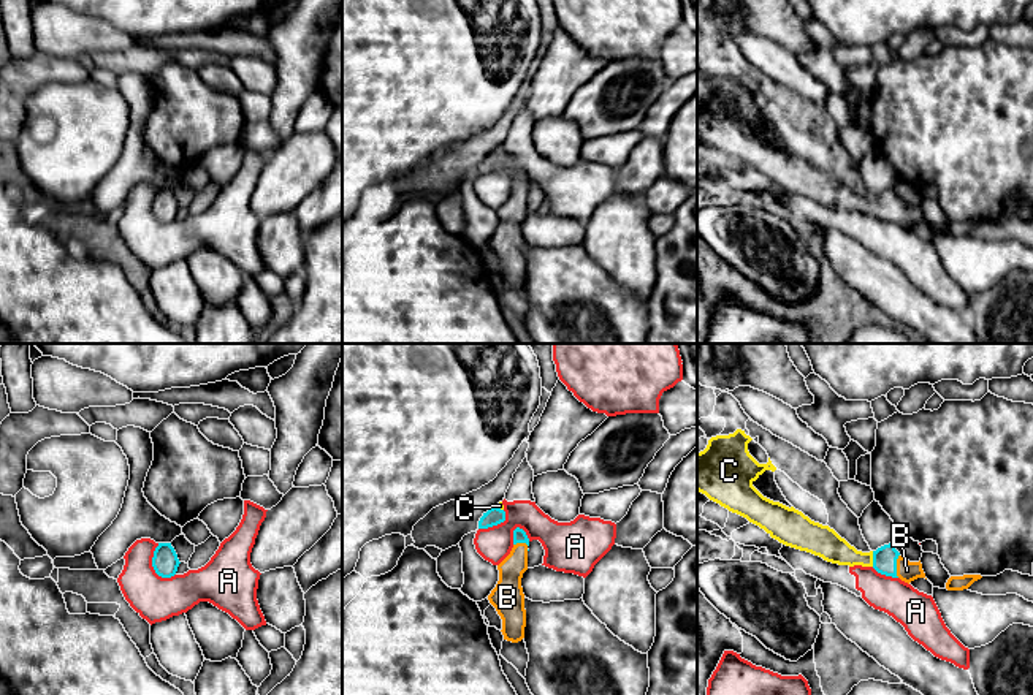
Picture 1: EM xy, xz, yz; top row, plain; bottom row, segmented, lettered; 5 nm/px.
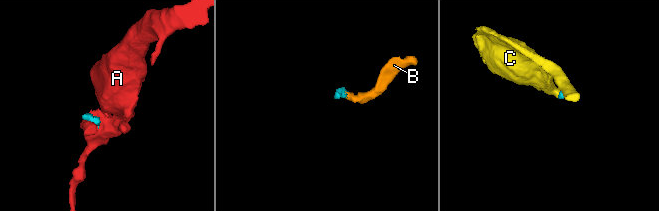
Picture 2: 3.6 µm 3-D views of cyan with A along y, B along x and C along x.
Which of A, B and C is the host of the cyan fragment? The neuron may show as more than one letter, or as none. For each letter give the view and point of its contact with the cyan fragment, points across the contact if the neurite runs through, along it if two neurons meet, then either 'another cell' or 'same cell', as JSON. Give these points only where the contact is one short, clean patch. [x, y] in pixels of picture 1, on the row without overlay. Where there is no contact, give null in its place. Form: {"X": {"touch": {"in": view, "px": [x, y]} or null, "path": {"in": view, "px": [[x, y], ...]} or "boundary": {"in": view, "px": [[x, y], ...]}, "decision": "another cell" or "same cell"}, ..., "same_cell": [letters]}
{"A": {"touch": {"in": "xy", "px": [152, 211]}, "boundary": {"in": "xy", "px": [[157, 189], [152, 198], [152, 214], [159, 220], [170, 224]]}, "decision": "another cell"}, "B": {"touch": {"in": "yz", "px": [895, 211]}, "path": {"in": "yz", "px": [[884, 205], [895, 211], [907, 216]]}, "decision": "same cell"}, "C": {"touch": {"in": "yz", "px": [873, 205]}, "path": {"in": "yz", "px": [[884, 205], [873, 205], [843, 200], [827, 189]]}, "decision": "same cell"}, "same_cell": ["B", "C"]}

